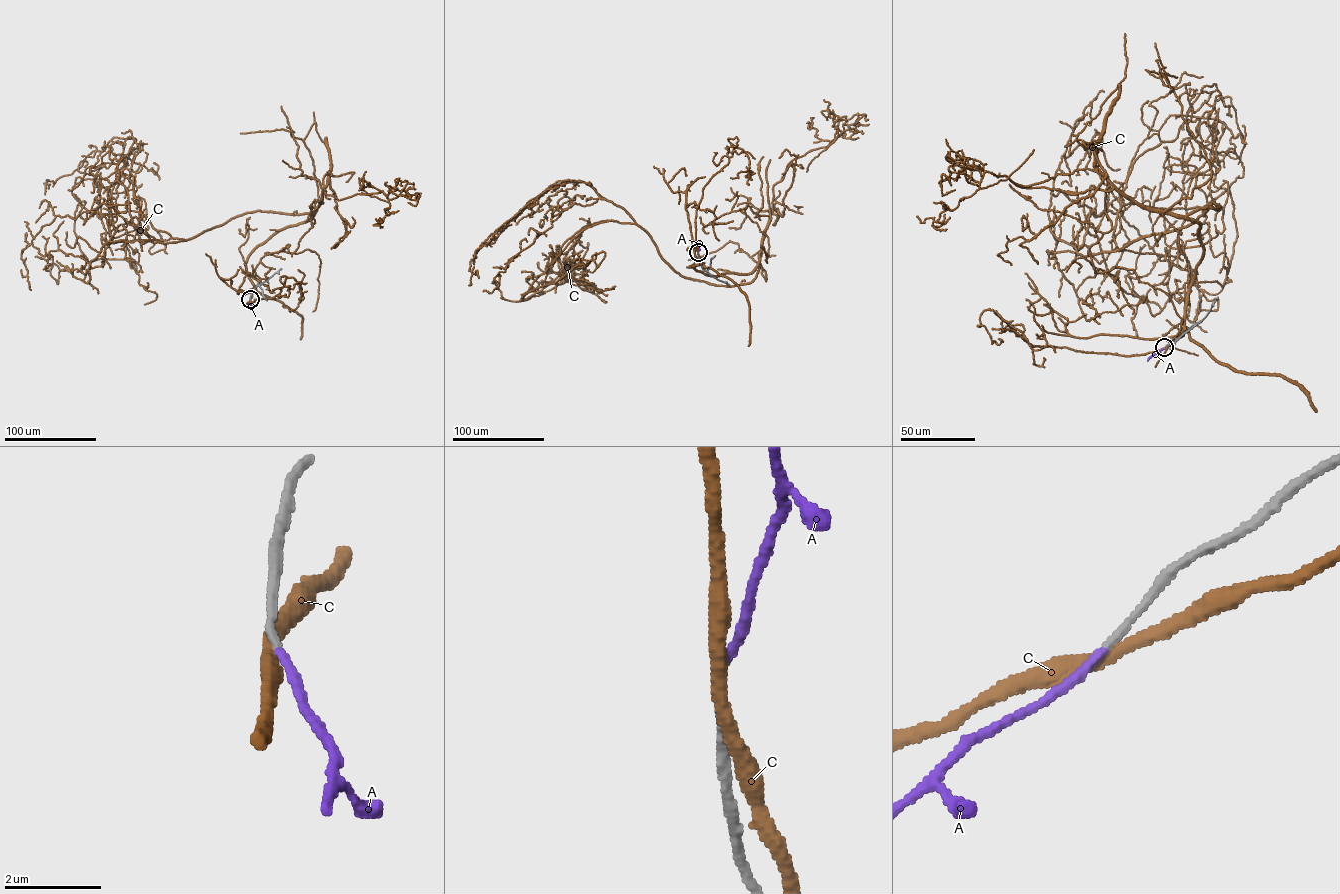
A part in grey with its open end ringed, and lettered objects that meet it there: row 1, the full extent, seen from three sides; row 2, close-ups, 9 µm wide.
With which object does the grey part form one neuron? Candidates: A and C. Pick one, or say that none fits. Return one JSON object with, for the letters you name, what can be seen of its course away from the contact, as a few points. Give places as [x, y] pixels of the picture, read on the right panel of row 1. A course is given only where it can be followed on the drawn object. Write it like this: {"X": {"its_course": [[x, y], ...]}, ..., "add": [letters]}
{"A": {"its_course": [[1164, 347], [1147, 361]]}, "add": ["A"]}

